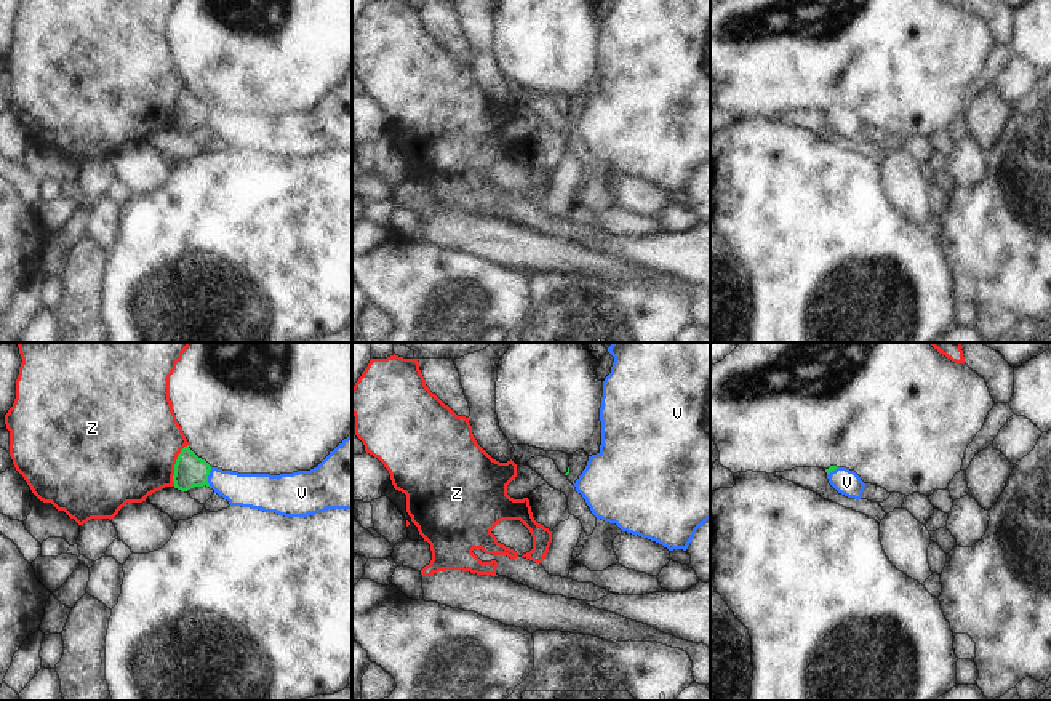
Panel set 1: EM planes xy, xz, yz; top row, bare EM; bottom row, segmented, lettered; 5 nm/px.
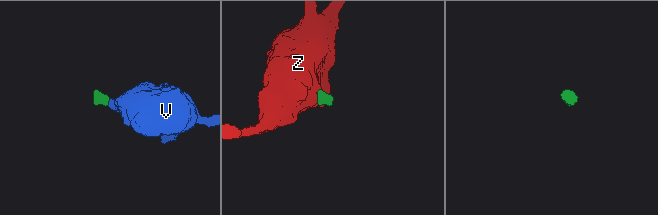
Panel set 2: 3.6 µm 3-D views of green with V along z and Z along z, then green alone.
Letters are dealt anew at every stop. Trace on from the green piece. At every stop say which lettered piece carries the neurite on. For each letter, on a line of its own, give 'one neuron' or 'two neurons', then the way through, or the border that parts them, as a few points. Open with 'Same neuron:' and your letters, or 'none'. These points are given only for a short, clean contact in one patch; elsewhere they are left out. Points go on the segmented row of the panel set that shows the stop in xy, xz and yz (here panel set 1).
Same neuron: V
V: one neuron; way xy (191, 471), (207, 477), (248, 490)
Z: two neurons; border xy (187, 444), (178, 455), (173, 485)

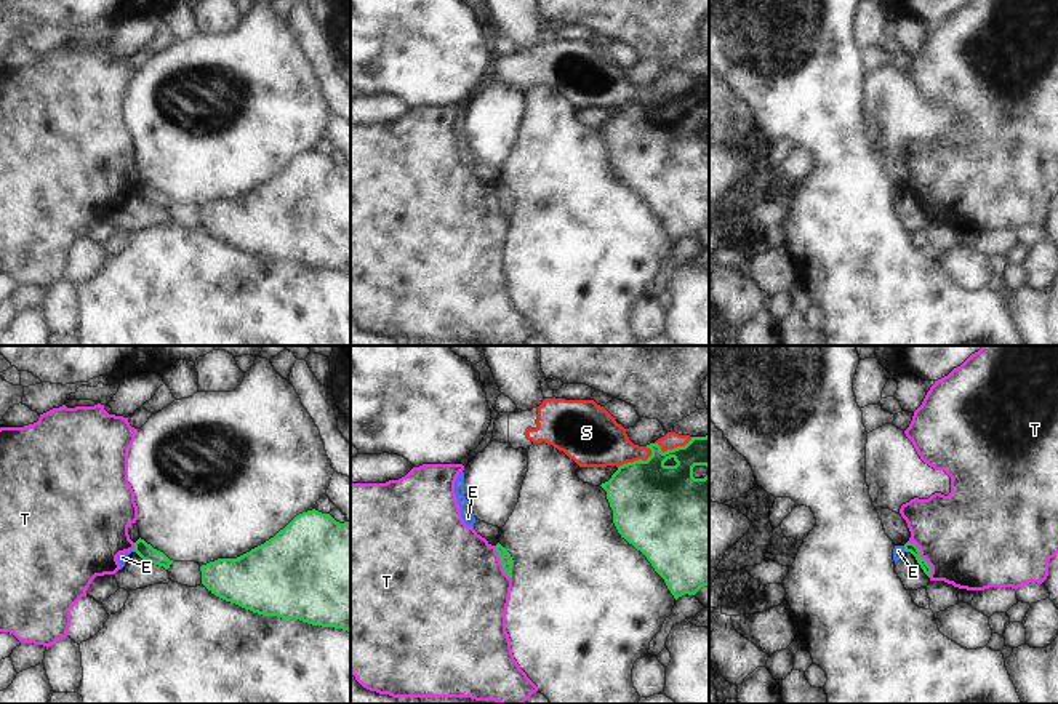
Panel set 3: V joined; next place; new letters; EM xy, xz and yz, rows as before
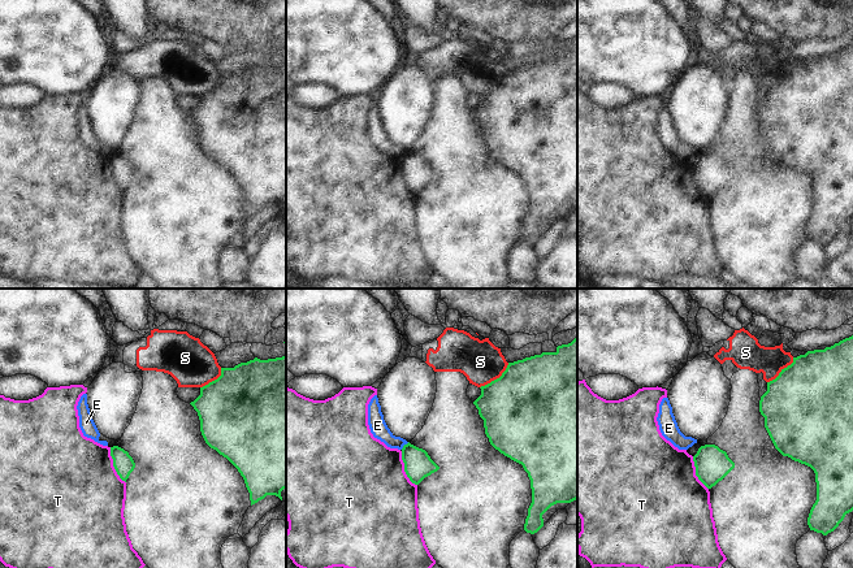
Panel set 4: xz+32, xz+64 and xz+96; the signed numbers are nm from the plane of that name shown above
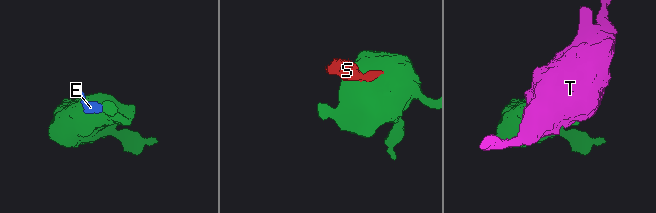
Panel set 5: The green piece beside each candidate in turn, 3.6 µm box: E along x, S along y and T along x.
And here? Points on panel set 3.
Same neuron: none
E: two neurons; border yz (903, 546), (906, 551)
S: two neurons
T: two neurons; border yz (908, 541), (917, 548), (930, 567), (930, 576)

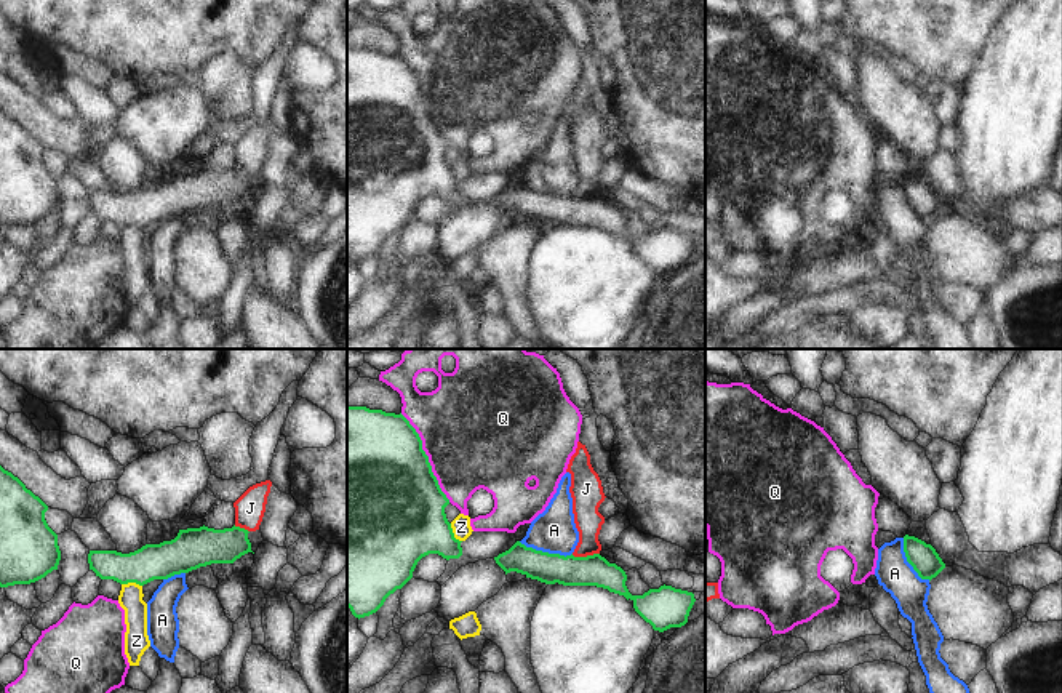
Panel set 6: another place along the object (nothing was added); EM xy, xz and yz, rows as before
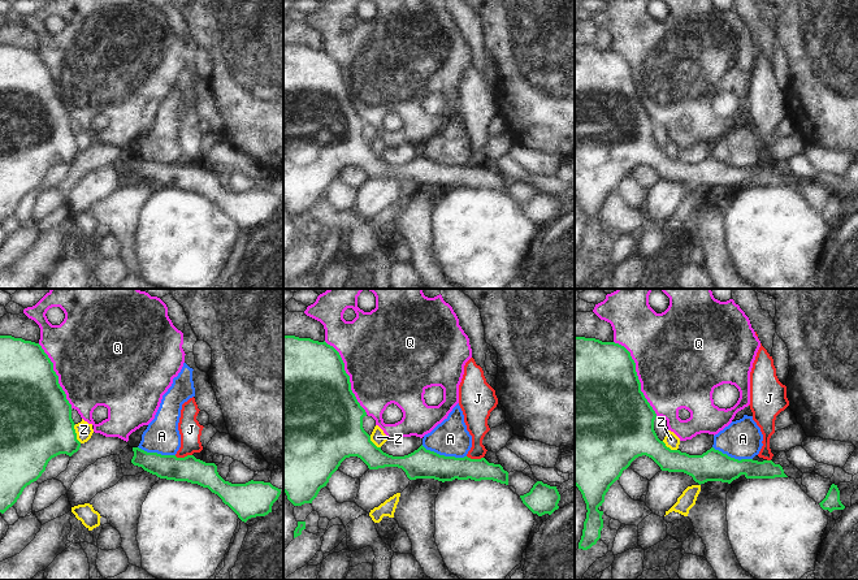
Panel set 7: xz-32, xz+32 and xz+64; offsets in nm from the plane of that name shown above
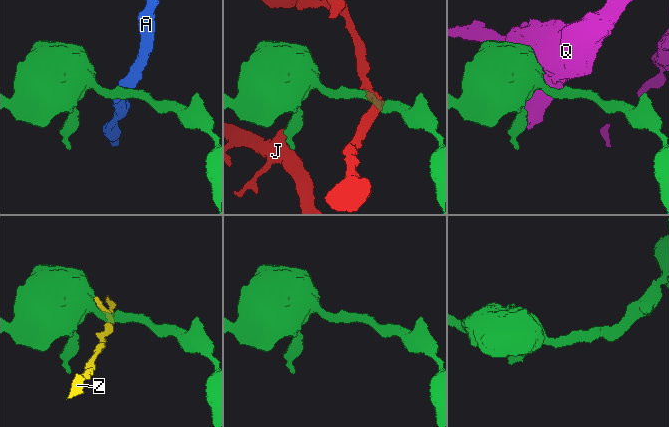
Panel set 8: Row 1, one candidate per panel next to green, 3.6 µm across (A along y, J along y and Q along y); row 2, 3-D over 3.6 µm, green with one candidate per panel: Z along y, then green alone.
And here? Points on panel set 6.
Same neuron: none
A: two neurons; border xz (519, 541), (549, 552), (571, 554)
J: two neurons
Q: two neurons
Z: two neurons

